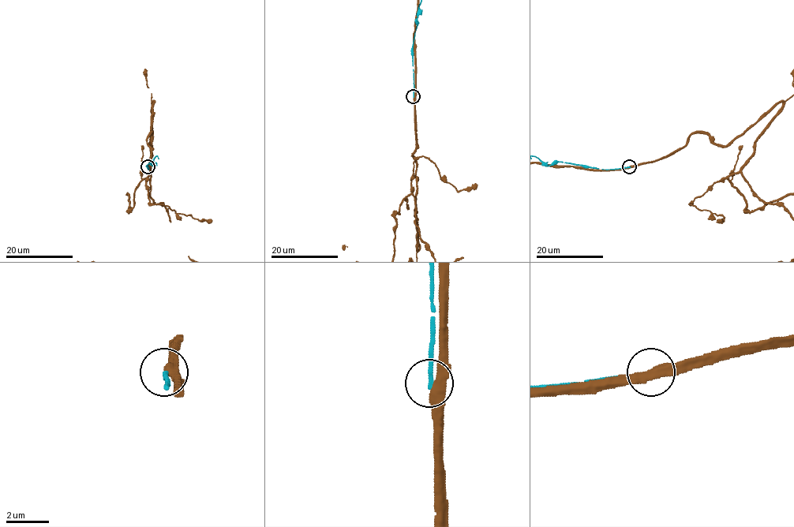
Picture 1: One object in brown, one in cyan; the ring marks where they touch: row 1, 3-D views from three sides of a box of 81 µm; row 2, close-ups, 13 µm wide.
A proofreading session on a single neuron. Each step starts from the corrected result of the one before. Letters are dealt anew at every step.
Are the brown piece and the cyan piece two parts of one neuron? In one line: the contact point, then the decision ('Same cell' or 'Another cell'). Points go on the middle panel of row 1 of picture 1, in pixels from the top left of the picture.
Place: (413, 96). Another cell

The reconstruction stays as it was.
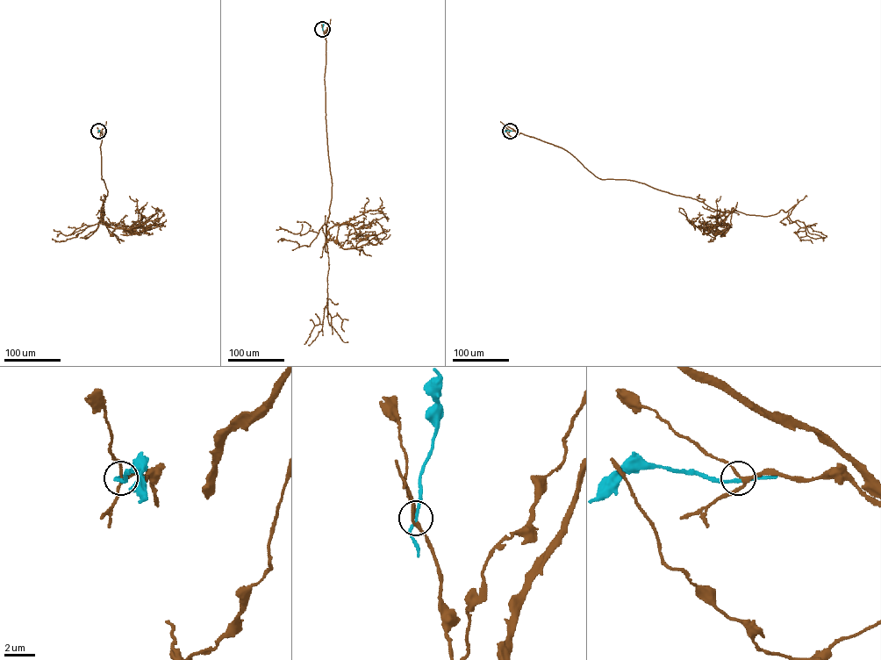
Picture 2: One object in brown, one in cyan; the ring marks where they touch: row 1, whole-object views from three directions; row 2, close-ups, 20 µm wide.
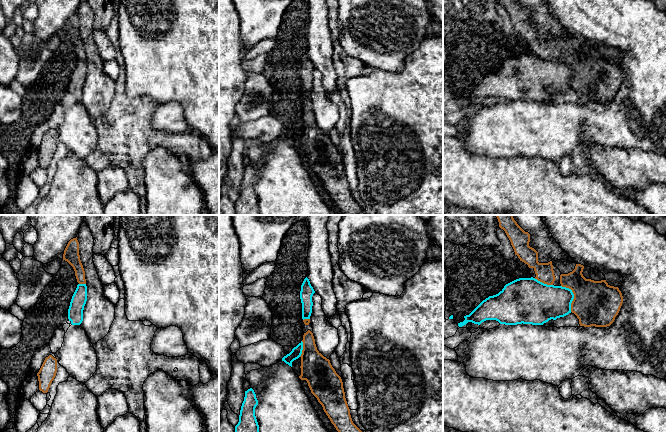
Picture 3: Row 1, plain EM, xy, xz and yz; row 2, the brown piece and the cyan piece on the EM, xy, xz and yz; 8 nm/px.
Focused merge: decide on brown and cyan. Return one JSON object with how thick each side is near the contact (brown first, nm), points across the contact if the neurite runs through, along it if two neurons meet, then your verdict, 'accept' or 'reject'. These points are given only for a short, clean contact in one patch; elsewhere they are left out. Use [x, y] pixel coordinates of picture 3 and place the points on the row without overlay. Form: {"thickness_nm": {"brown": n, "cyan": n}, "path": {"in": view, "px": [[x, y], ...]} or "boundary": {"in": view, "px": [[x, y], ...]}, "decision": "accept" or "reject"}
{"thickness_nm": {"brown": 360, "cyan": 300}, "boundary": {"in": "yz", "px": [[561, 61], [569, 64], [573, 70], [571, 87]]}, "decision": "reject"}

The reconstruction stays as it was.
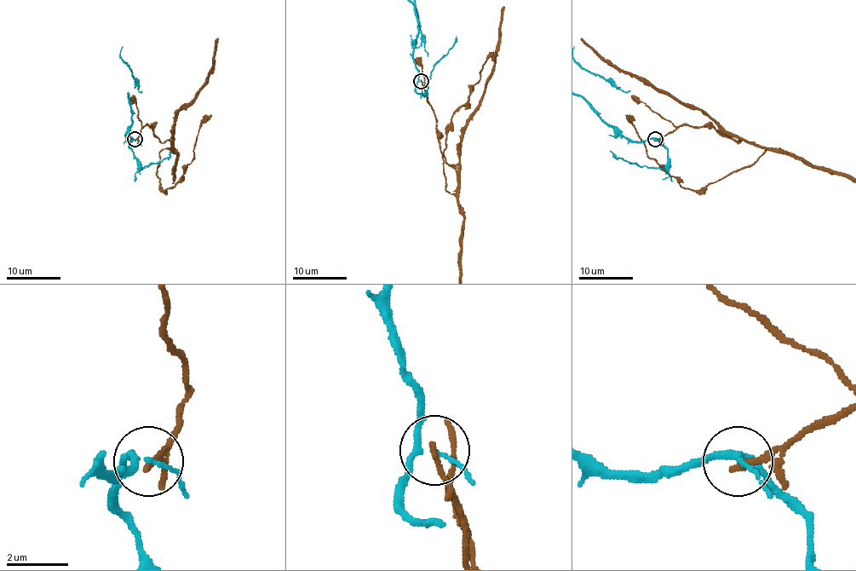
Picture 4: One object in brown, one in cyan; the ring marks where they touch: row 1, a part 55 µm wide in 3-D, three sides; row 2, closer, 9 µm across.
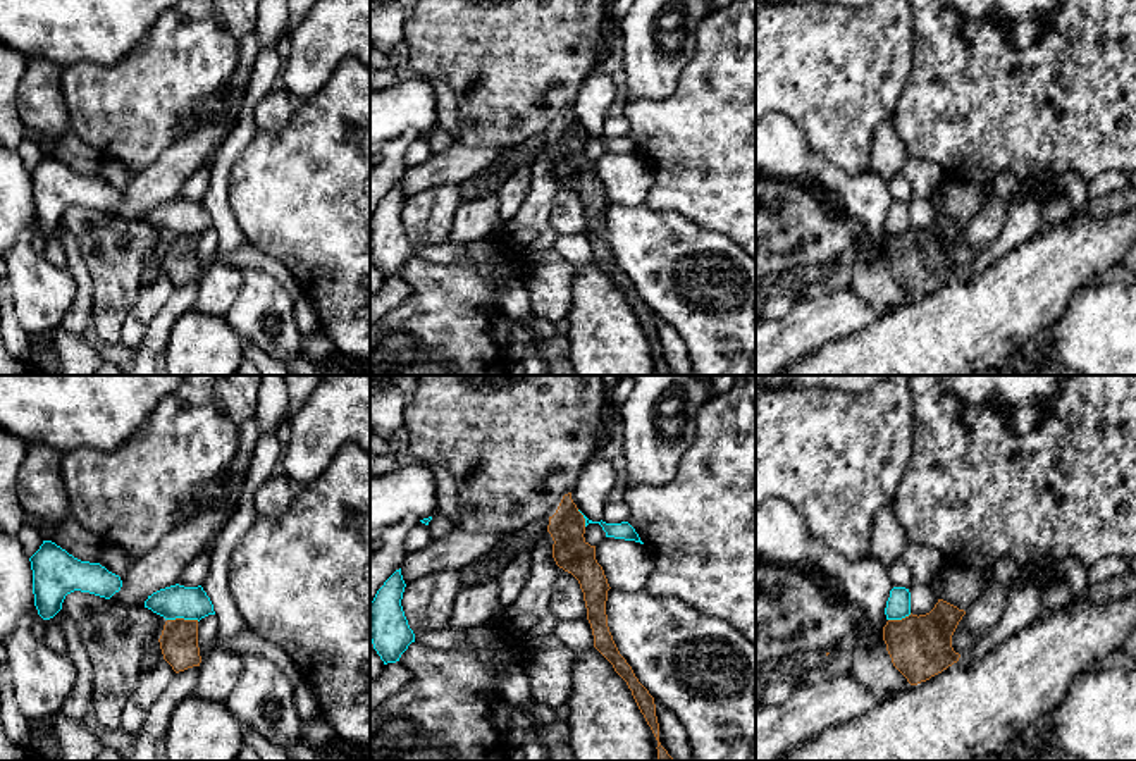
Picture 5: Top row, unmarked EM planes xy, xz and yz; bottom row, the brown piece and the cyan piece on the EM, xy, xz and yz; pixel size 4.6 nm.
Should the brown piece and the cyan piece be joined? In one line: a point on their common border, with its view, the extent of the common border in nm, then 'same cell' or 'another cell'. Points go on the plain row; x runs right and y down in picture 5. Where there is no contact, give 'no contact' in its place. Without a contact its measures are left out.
contact xy (183, 233); length 150 nm; another cell

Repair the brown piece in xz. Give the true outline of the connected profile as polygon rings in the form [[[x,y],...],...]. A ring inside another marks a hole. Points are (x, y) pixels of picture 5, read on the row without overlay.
[[[565,108],[556,127],[549,131],[553,172],[559,183],[571,188],[583,207],[587,234],[594,250],[594,262],[613,279],[614,286],[627,296],[632,310],[658,355],[658,375],[675,375],[659,356],[659,337],[654,312],[639,296],[632,281],[620,269],[608,241],[606,215],[611,203],[602,181],[596,174],[596,160],[590,160],[585,148],[585,133],[571,114]]]

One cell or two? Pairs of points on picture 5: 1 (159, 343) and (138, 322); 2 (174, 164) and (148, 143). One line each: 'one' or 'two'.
1: two
2: two

